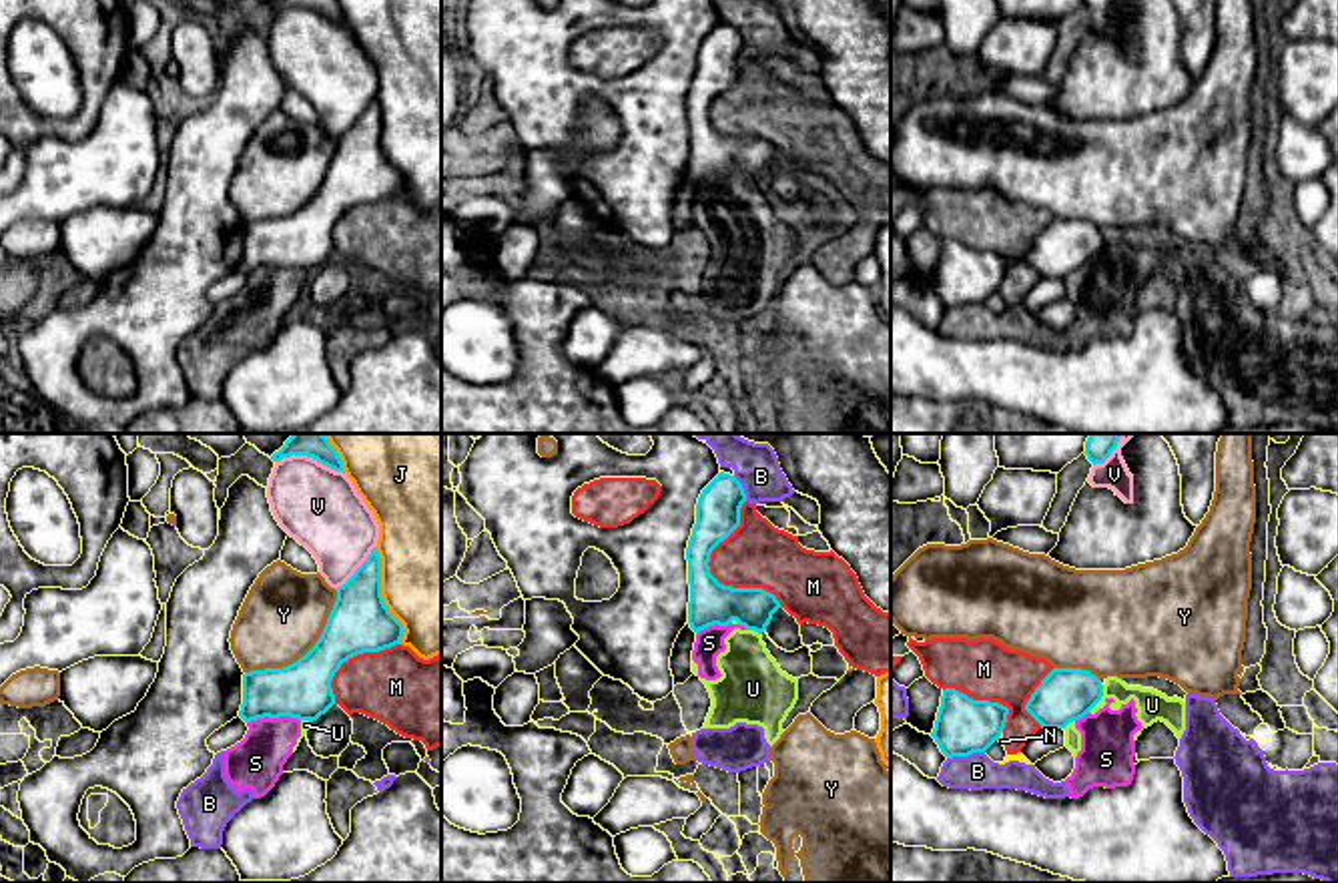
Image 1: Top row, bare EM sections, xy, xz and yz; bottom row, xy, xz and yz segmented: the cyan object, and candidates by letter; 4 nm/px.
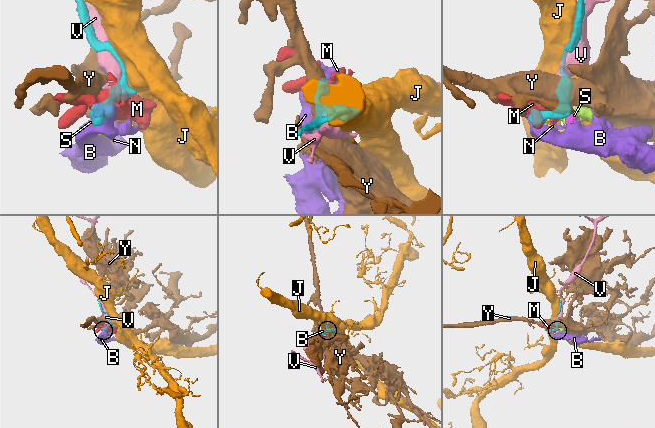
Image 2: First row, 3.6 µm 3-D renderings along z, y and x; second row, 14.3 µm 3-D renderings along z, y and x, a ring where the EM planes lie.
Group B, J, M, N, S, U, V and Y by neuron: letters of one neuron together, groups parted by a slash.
B M N S U / J / V / Y

